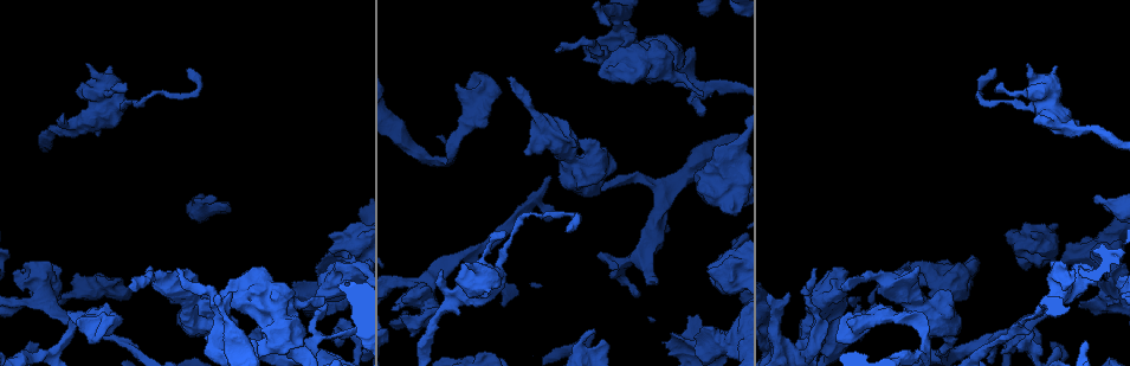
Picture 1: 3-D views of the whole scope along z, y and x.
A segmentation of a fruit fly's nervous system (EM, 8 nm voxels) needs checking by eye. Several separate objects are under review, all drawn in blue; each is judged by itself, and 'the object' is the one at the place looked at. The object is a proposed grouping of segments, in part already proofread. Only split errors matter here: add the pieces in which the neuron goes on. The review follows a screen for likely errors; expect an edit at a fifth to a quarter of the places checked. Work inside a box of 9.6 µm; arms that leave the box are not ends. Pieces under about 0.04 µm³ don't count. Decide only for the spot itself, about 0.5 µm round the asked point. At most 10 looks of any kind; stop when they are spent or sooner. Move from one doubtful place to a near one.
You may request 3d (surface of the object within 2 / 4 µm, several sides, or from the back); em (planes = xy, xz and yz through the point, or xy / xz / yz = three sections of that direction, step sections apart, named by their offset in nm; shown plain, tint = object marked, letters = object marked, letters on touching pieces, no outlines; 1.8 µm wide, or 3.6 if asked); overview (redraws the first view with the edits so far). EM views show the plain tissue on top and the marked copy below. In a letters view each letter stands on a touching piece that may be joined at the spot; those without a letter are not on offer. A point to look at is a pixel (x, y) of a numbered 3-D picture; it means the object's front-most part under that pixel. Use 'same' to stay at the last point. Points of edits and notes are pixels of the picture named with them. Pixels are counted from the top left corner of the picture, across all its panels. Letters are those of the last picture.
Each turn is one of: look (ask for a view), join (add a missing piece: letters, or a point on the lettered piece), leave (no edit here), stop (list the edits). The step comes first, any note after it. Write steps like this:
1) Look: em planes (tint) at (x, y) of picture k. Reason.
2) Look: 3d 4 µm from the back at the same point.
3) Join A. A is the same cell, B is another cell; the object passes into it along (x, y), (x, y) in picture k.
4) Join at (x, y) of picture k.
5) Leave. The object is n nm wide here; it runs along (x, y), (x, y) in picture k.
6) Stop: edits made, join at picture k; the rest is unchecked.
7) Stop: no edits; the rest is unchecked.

Look: 3d 4 µm at (655, 279) of picture 1. Branch stops here.

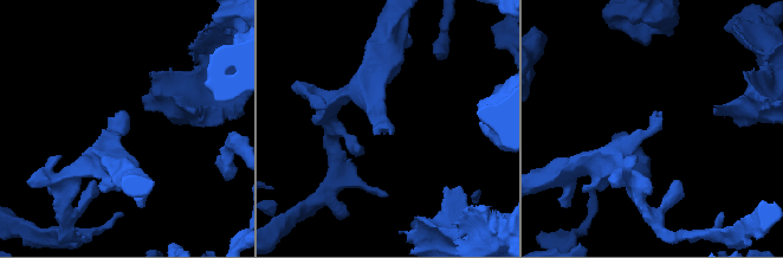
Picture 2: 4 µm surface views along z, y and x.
Look: em 3.6 µm yz step 4 (letters) at (656, 111) of picture 2.

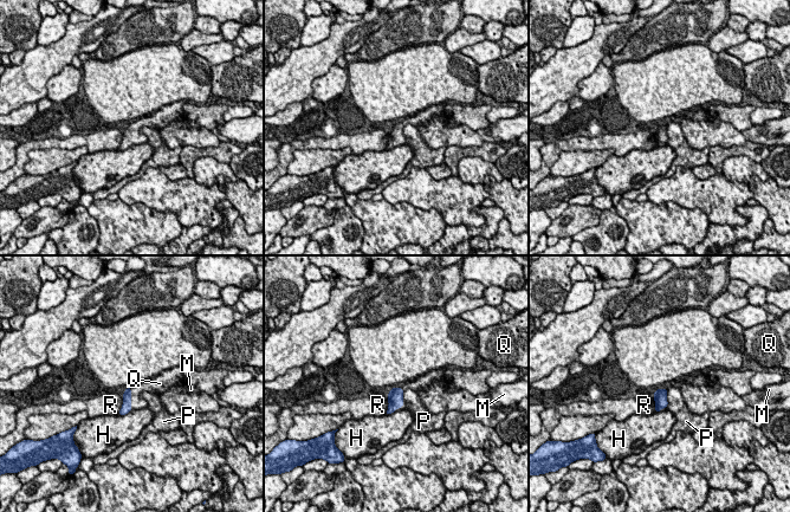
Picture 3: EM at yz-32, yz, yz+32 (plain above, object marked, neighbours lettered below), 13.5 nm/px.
Look: em 3.6 µm planes (letters) at the same point. Cut it another way.

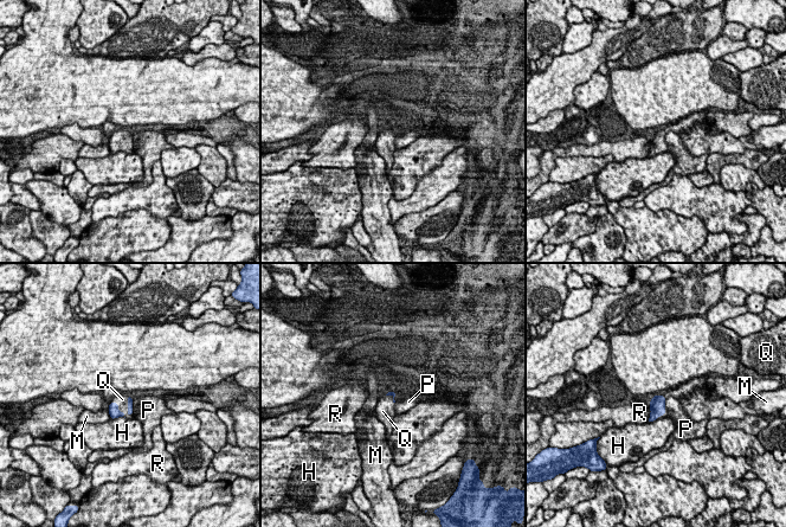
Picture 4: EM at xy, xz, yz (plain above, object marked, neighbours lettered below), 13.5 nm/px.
Join Q. Q is the same cell, H, M, P and R are other cells; it goes on there.

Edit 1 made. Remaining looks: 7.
Look: overview. Redraw.

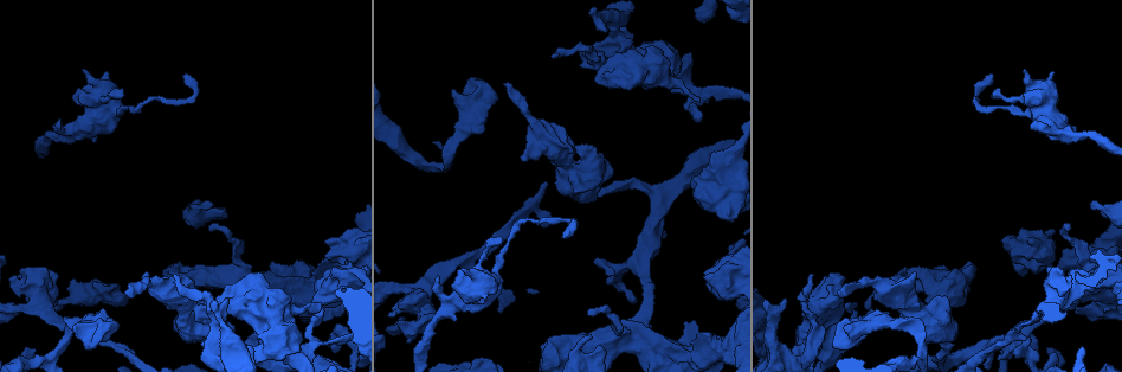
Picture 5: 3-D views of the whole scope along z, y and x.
Look: 3d 4 µm at (1101, 215) of picture 5. An open end.

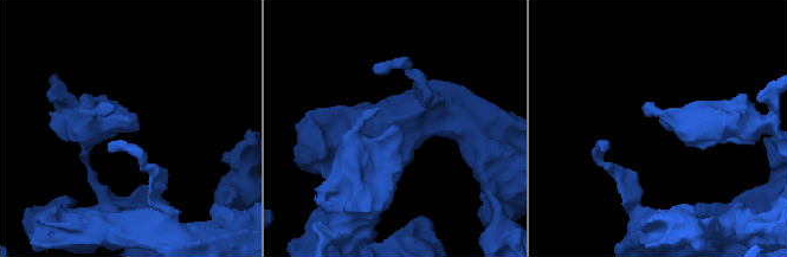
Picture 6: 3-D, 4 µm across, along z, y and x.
Look: em planes (letters) at (661, 122) of picture 6.

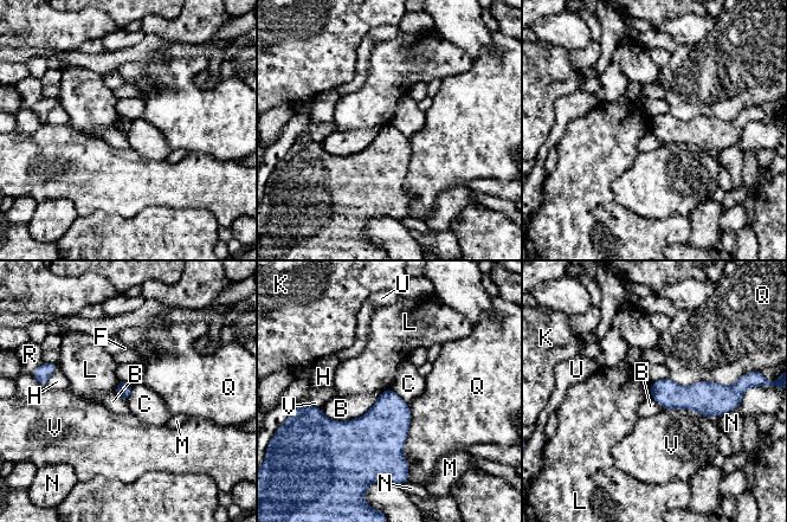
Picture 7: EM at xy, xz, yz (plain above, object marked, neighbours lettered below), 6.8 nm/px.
Leave. B, C, F, H, K, L, M, N, Q, R, U and V are other cells; a border runs along (389, 388), (407, 404) in picture 7; none of them fits.

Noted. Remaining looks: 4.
Look: em yz step 4 (tint) at (616, 32) of picture 5. Thin neck.

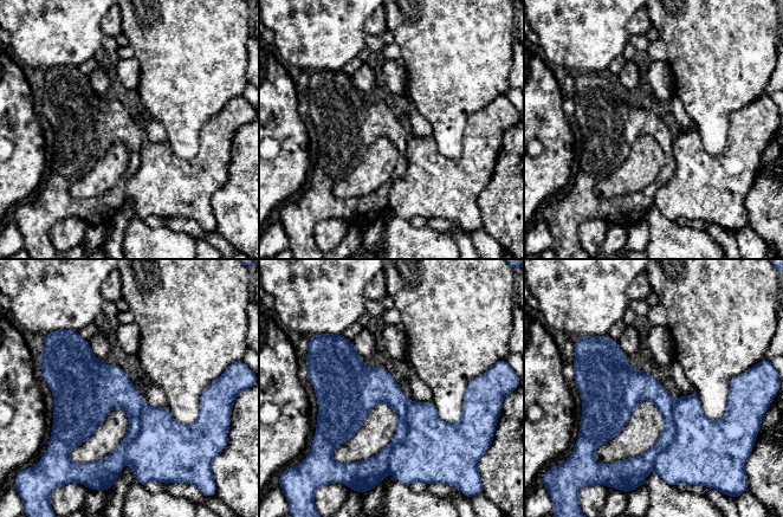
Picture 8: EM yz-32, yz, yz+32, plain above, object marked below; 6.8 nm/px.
Look: em planes (letters) at the same point.

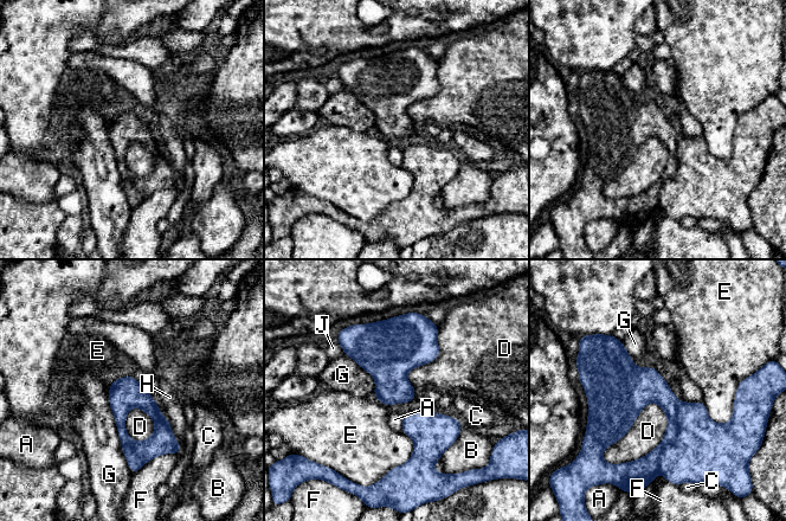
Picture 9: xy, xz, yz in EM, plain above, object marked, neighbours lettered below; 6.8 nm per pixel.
Leave. The object is 220 nm wide here; A, B, C, D, E, F, G, H and J are other cells; none of them fits.

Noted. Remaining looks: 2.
Look: em 3.6 µm planes (letters) at (176, 275) of picture 5. Long arm stops here.

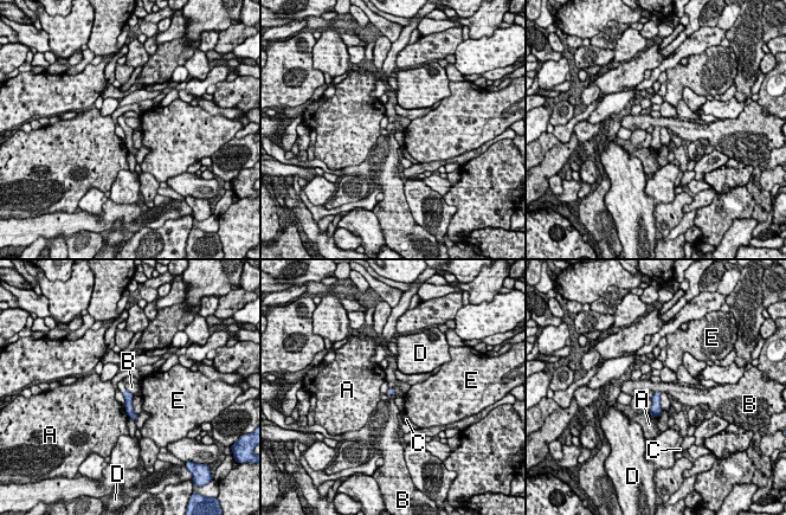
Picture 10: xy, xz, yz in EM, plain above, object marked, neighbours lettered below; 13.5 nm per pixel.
Leave. A, B, C, D and E are other cells; a border runs along (126, 388), (133, 394) in picture 10; none of them fits.

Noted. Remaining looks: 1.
Look: em planes (letters) at (38, 243) of picture 6.

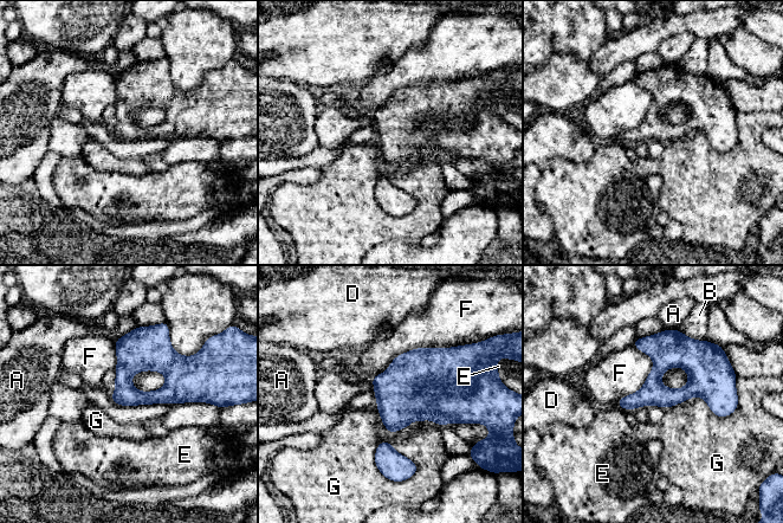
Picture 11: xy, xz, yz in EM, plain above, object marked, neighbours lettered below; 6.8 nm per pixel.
Leave. A, B, D, E, F and G are other cells; it runs along (726, 392), (645, 395), (621, 404) in picture 11; none of them fits.

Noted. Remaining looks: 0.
Stop: edits made, join at picture 4; the rest is unchecked.

